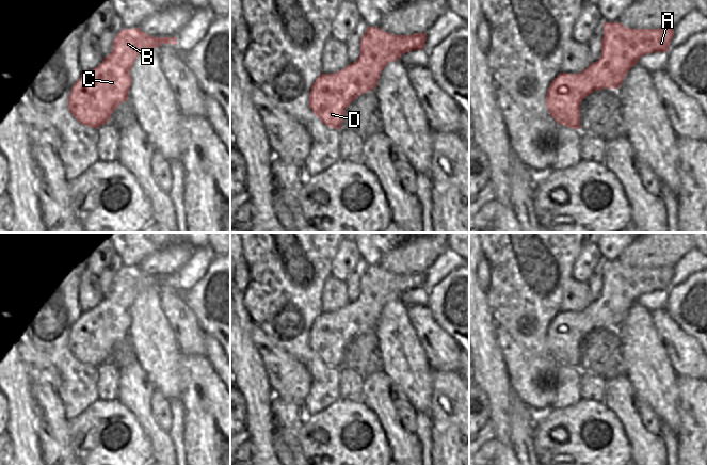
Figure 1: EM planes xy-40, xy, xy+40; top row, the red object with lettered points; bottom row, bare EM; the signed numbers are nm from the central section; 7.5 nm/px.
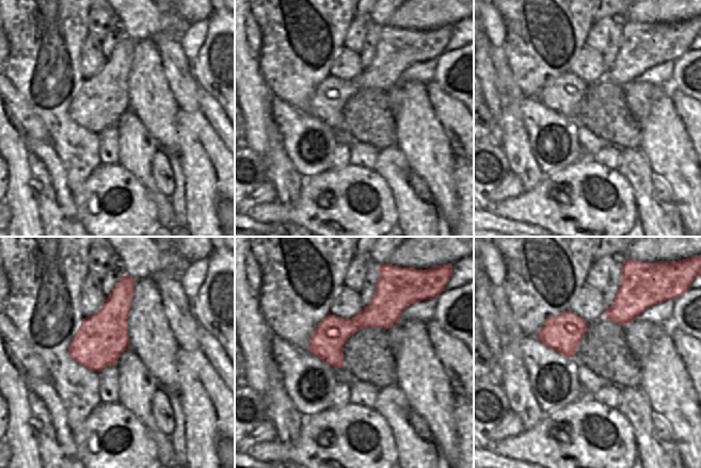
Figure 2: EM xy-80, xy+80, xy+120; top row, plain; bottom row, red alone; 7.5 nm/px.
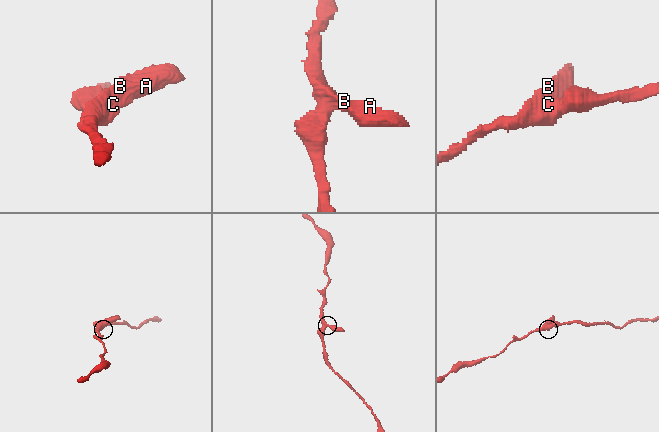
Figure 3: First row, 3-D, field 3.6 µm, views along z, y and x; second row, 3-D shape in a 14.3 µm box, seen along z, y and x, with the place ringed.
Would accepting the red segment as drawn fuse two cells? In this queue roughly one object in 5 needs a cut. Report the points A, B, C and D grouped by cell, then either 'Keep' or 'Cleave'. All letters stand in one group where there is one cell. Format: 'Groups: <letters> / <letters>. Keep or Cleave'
Groups: A B C D. Keep

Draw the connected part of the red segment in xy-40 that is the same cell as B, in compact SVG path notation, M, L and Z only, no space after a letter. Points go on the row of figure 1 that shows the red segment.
M139 27L123 29L113 41L113 49L108 57L94 69L81 74L68 96L68 109L73 116L82 125L97 129L109 123L113 111L123 102L128 101L128 92L132 83L130 70L136 58L148 48L159 48L161 44L177 45L177 37L152 37Z

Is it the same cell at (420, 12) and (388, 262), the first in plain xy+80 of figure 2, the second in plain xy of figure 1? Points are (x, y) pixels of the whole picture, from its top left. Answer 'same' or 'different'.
same

